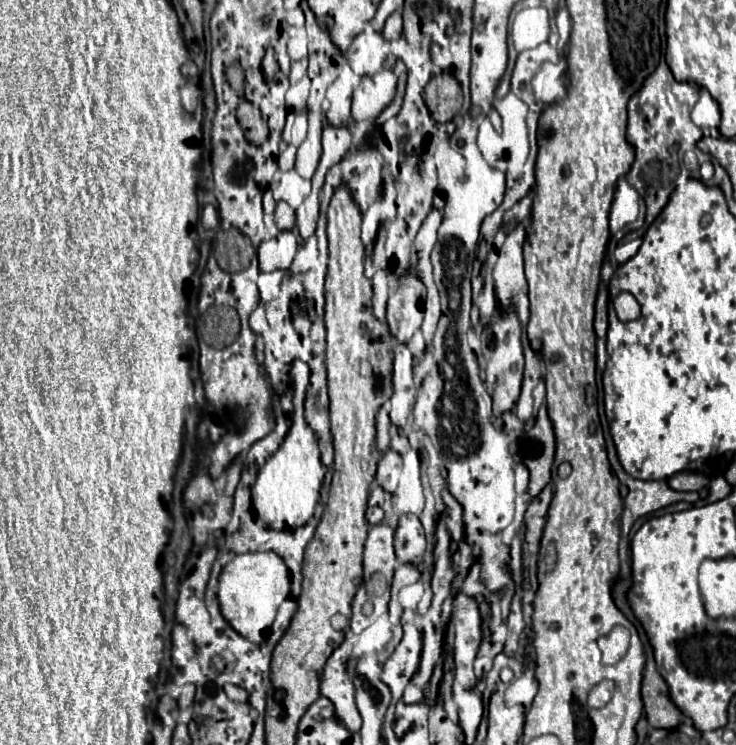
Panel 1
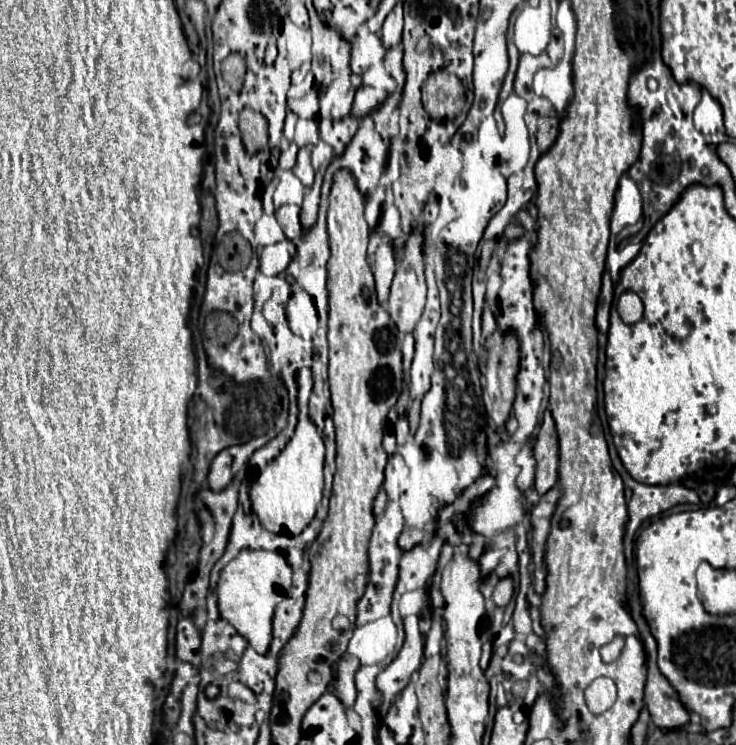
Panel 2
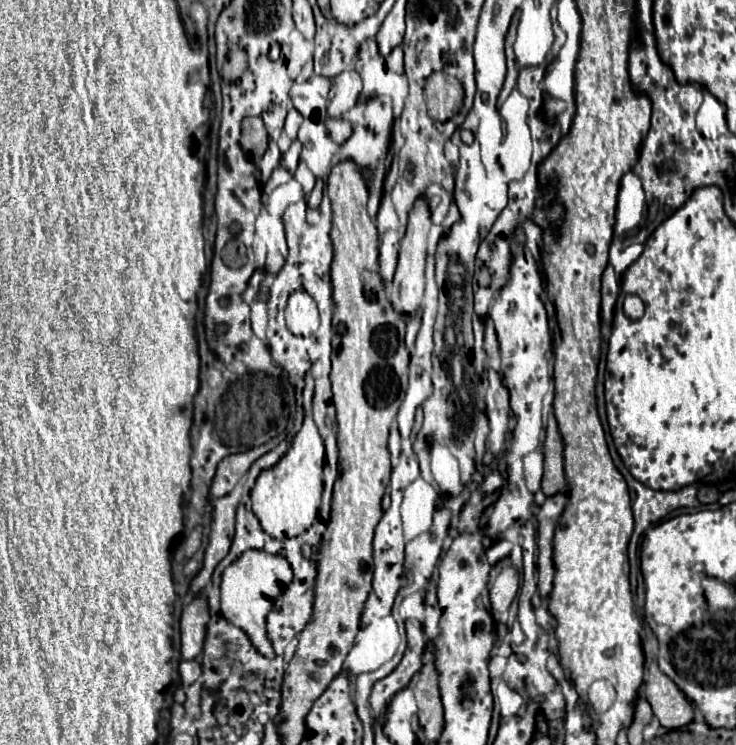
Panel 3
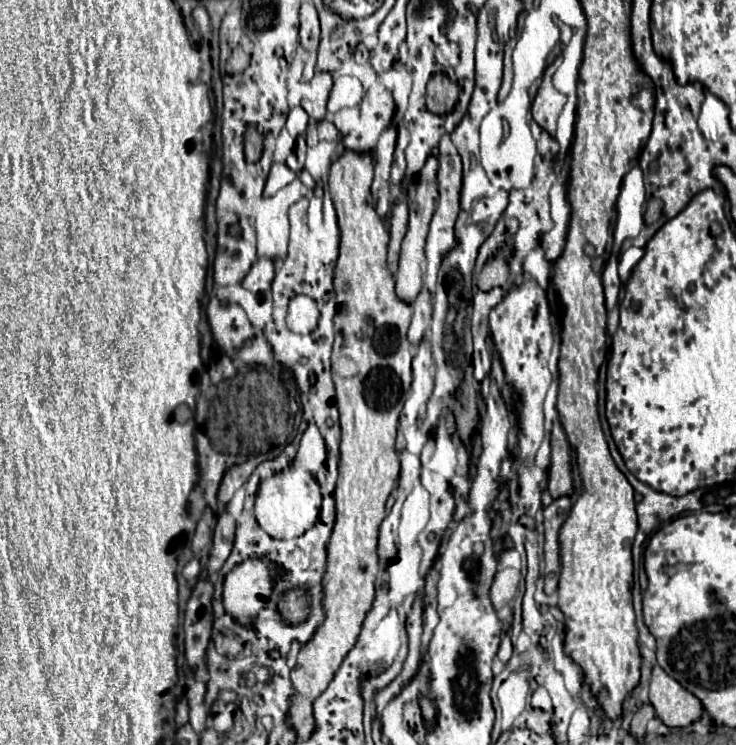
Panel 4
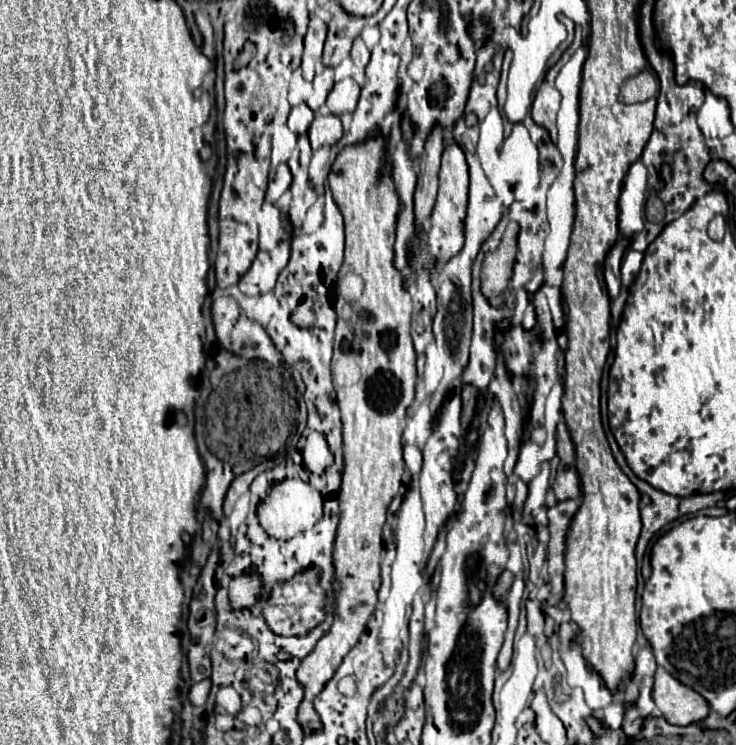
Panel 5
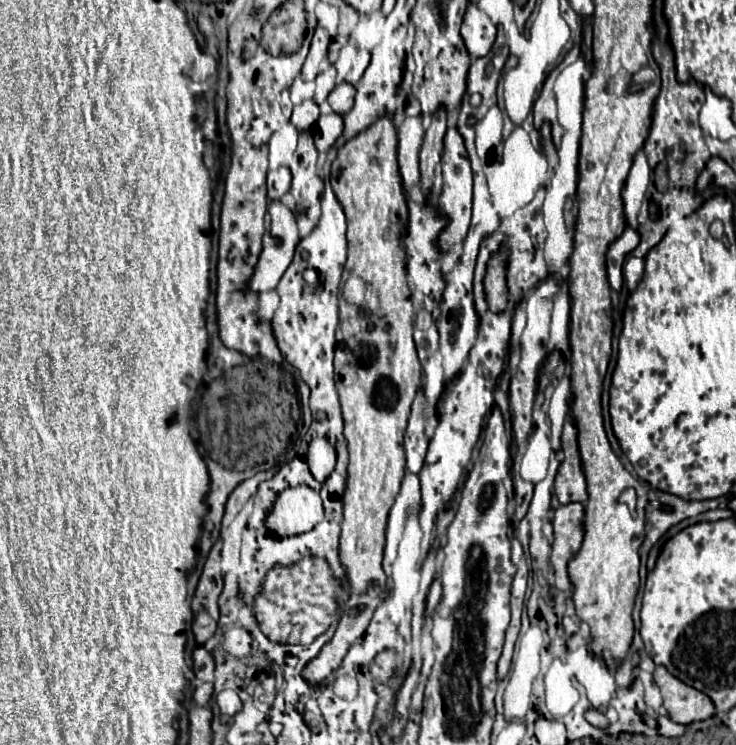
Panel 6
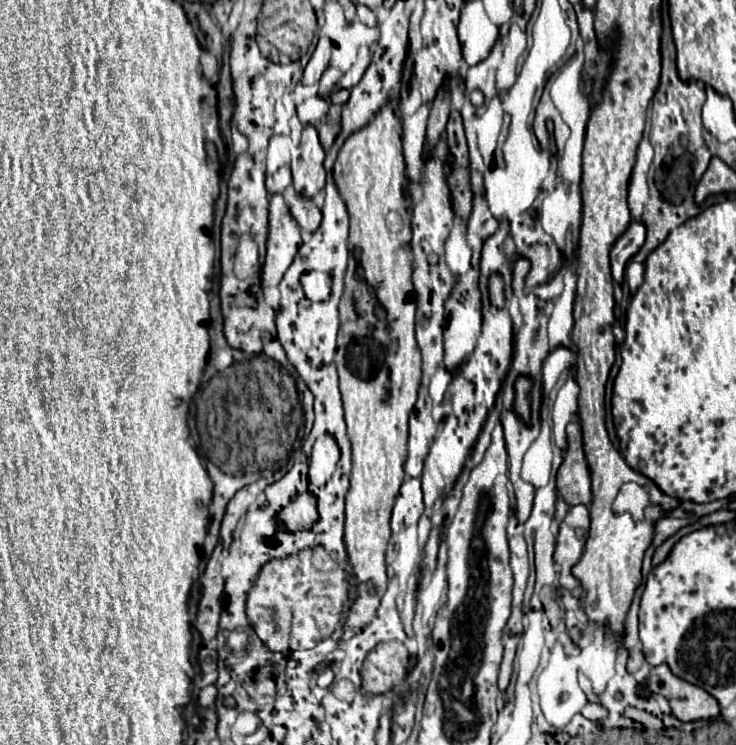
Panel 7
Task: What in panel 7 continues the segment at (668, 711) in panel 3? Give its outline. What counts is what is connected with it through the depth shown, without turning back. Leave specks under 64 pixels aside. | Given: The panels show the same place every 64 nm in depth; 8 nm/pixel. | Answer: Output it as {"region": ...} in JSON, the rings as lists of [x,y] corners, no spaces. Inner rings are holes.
{"region":[[[666,664],[652,668],[648,676],[648,688],[652,688],[652,692],[660,692],[668,700],[672,714],[680,722],[706,720],[720,714],[718,702],[706,690],[674,676]]]}

